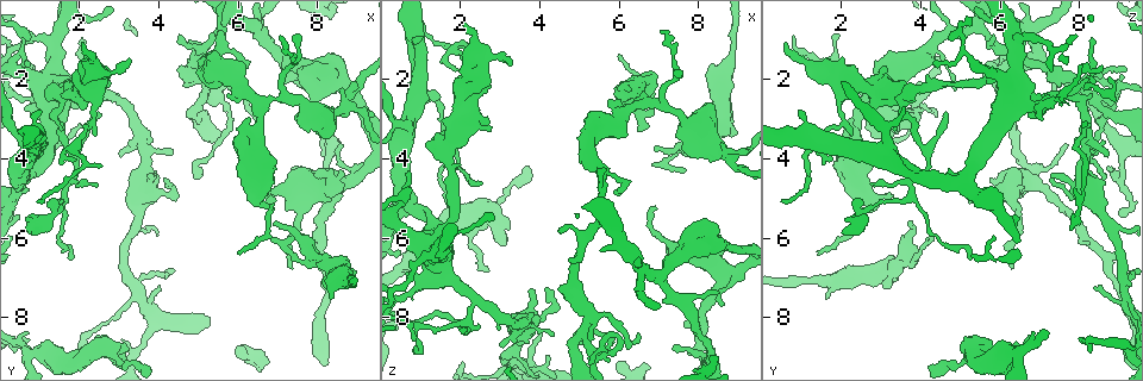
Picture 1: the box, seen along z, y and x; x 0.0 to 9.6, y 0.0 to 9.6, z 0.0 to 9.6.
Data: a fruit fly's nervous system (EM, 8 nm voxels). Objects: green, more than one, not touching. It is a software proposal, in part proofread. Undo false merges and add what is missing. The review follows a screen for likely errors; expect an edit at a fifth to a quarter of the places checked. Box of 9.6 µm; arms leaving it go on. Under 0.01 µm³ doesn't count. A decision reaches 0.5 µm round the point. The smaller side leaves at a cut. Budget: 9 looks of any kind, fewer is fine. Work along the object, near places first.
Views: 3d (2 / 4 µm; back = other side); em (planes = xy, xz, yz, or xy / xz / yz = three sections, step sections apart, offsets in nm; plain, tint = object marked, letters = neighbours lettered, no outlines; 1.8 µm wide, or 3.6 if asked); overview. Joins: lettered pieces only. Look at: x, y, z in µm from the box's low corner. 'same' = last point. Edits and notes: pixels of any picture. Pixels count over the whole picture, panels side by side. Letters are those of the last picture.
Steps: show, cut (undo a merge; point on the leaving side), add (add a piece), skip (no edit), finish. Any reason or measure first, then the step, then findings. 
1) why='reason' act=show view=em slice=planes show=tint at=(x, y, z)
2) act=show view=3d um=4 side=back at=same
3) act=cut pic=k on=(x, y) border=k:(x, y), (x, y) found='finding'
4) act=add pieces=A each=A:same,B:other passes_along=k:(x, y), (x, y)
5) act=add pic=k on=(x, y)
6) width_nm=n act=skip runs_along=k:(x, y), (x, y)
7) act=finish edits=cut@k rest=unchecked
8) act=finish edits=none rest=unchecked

why='three arms meet' act=show view=em slice=yz step=16 show=tint at=(8.65, 2.70, 3.85)

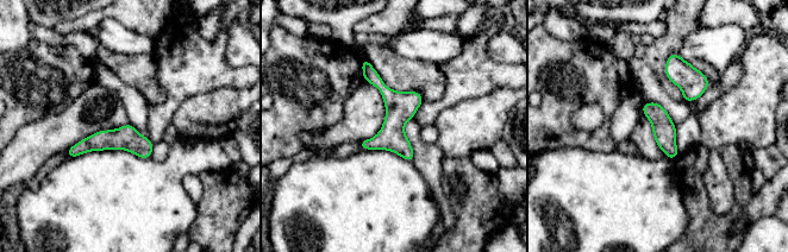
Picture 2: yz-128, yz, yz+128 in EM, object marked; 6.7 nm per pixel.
act=show view=em slice=yz step=16 show=letters at=same

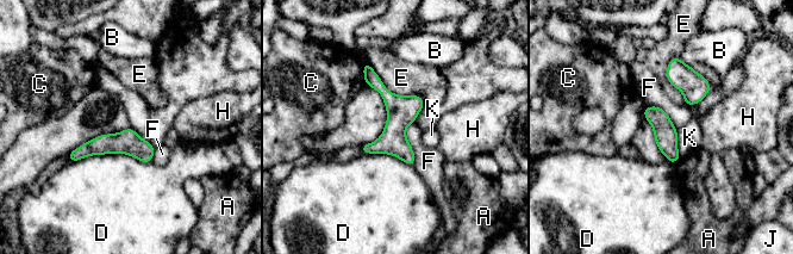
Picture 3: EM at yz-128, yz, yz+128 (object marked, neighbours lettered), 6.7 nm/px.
width_nm=160 longest_contact=D:550nm act=skip each=A:other,B:other,C:other,D:other,E:other,F:other,H:other,J:other,K:other found='all the same cell'

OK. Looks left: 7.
why='sharp bend' act=show view=em slice=planes show=plain at=(3.55, 3.50, 8.15)

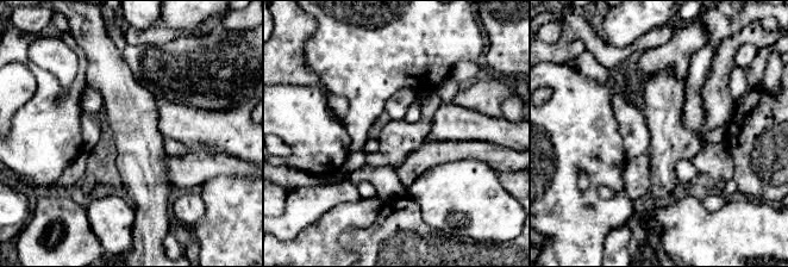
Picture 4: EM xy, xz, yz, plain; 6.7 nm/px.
act=show view=em slice=planes show=tint at=same

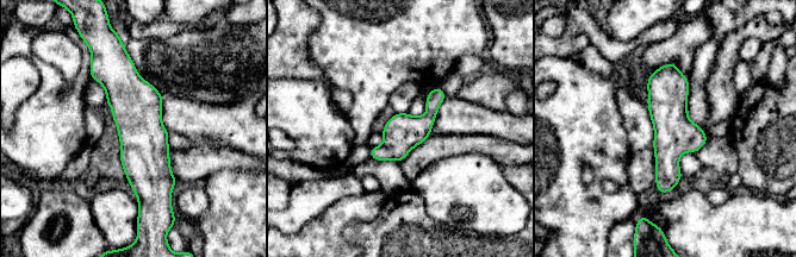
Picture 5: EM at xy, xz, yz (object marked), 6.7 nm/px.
act=show view=em slice=planes show=letters at=same

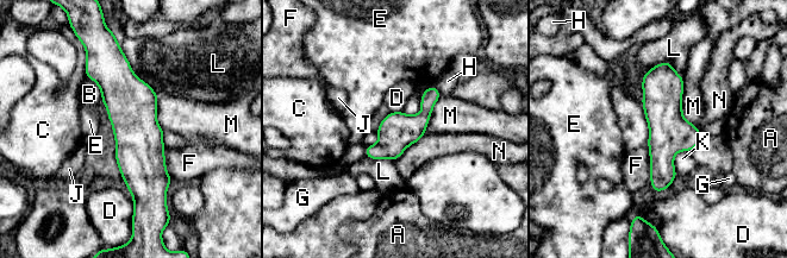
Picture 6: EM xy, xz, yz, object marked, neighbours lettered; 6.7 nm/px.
width_nm=260 longest_contact=L:440nm act=skip each=A:other,B:other,C:other,D:other,E:other,F:other,G:other,H:other,J:other,K:other,L:other,M:other,N:other found='all the same cell'

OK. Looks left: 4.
why='calibre changes' act=show view=em slice=planes show=letters at=(5.10, 2.50, 8.45)

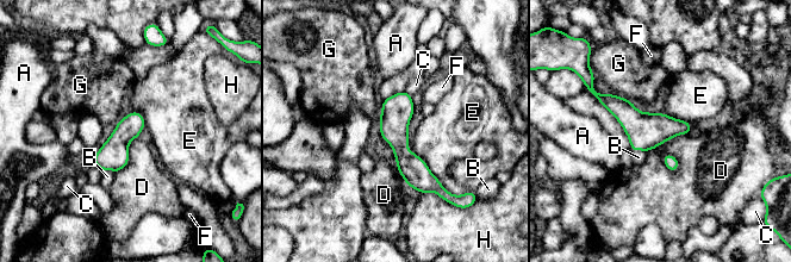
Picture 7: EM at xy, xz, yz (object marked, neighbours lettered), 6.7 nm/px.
width_nm=180 act=skip each=A:other,B:other,C:other,D:other,E:other,F:other,G:other,H:other border=7:(664, 153), (664, 164), (677, 172) found='all the same cell'

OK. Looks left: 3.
why='thin end' act=show view=em um=3.6 slice=xy step=16 show=letters at=(8.40, 7.45, 1.65)

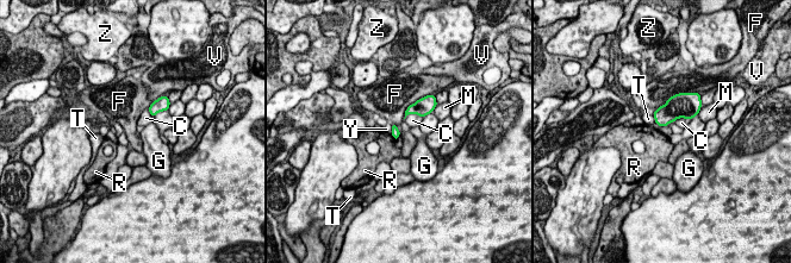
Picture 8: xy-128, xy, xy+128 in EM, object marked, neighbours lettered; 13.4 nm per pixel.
act=skip each=C:other,F:other,G:other,M:other,R:other,T:other,V:other,Y:other,Z:other border=8:(422, 98), (406, 108), (403, 118) found='none of them fits'

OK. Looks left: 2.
act=finish edits=none rest=unchecked

